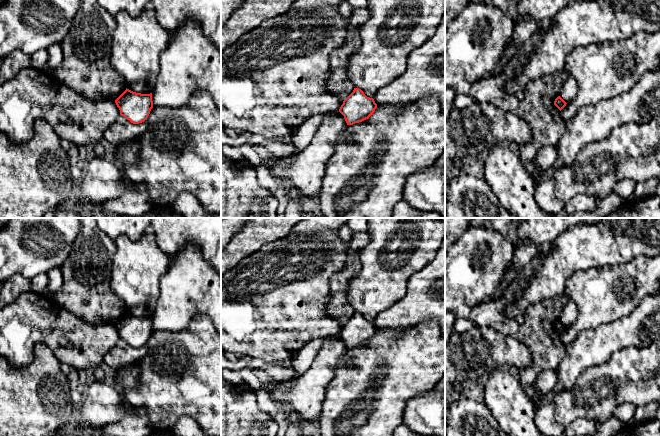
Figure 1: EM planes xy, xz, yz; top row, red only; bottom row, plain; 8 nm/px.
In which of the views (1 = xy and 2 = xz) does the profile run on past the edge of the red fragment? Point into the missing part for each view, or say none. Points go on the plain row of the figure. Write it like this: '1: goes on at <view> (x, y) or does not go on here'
1: does not go on here
2: does not go on here

